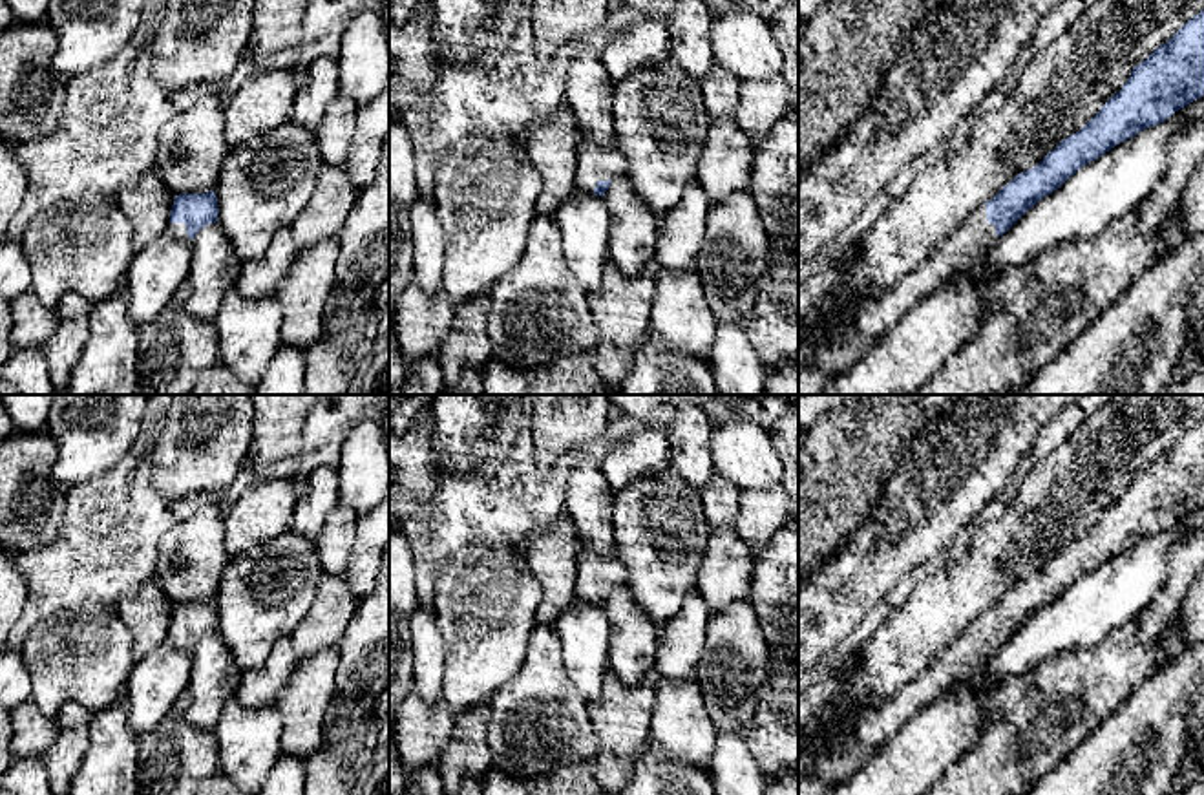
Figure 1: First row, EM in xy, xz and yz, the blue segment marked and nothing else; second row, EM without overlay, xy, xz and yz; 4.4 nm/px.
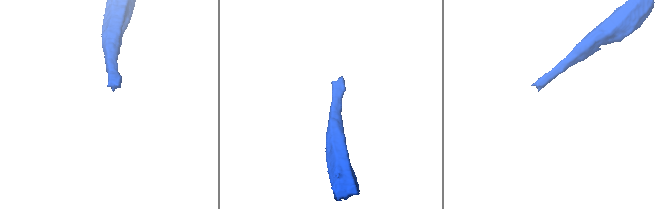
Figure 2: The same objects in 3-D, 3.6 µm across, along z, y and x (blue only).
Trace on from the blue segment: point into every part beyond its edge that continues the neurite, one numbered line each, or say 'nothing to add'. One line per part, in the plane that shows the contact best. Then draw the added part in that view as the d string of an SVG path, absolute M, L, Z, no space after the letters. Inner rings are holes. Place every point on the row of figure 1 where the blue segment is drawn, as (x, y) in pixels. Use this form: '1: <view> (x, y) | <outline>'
1: yz (963, 249) | M987 207L977 208L932 256L895 285L861 307L855 327L822 349L817 367L837 380L877 344L895 323L946 280L968 272L998 241L996 227L987 221Z

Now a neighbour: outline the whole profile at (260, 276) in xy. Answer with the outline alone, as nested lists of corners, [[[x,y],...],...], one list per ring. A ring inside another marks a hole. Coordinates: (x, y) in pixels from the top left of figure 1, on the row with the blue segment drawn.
[[[289,227],[278,230],[269,249],[243,265],[236,283],[238,292],[250,300],[276,294],[278,285],[285,280],[296,256],[298,249]]]

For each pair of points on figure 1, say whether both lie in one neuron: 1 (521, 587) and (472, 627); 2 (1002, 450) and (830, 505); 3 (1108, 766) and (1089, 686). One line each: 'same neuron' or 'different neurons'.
1: same neuron
2: different neurons
3: different neurons

